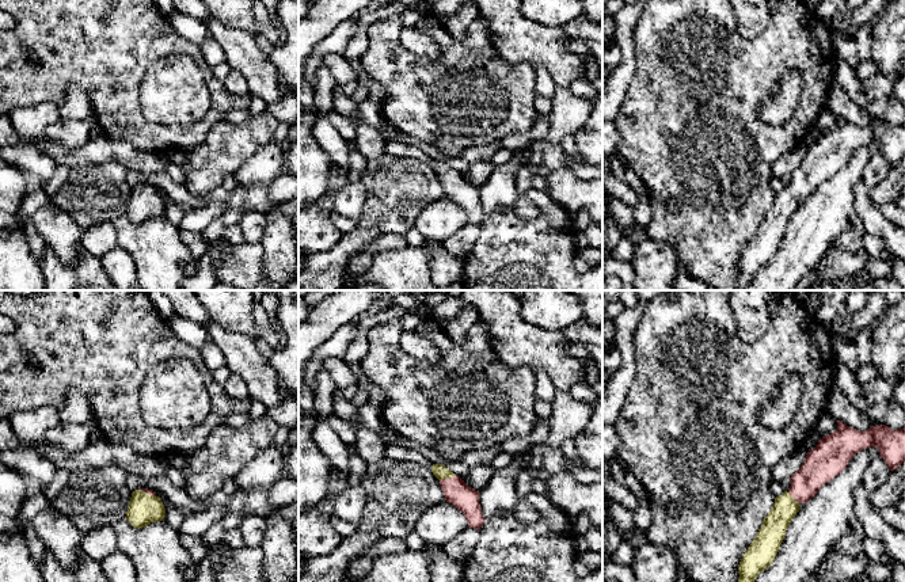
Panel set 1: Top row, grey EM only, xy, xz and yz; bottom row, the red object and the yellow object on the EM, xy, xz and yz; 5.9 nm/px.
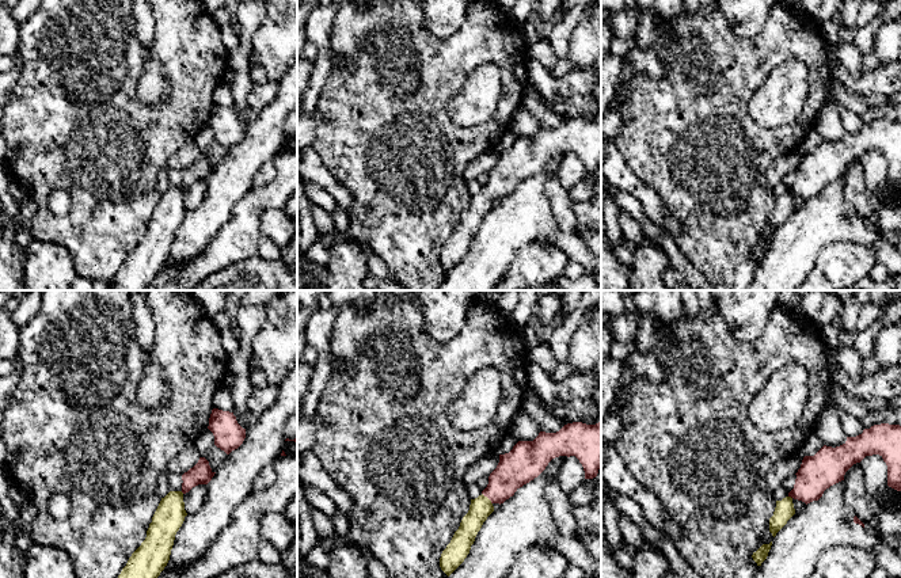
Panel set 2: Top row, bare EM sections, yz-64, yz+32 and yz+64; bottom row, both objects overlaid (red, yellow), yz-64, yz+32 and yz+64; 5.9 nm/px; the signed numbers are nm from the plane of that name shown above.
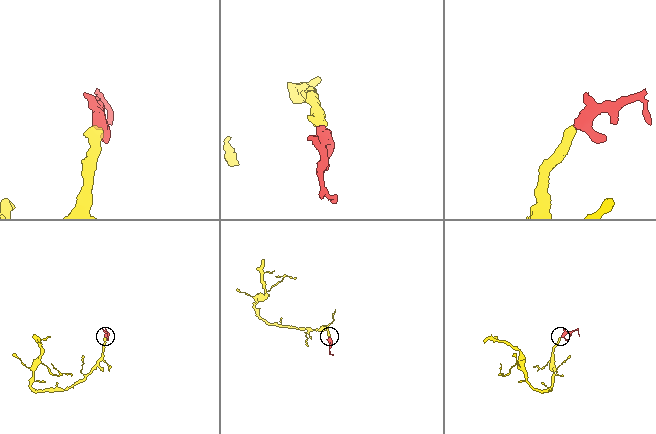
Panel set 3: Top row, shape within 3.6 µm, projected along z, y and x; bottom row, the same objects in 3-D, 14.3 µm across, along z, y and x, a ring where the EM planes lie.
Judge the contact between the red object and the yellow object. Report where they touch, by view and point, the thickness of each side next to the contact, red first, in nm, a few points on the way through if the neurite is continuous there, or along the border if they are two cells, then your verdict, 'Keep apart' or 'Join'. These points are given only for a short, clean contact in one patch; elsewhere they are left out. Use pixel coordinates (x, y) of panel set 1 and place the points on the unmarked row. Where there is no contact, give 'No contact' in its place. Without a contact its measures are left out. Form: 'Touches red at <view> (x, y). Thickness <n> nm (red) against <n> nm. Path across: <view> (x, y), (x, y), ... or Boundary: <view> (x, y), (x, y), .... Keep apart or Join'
Touches red at xz (448, 175). Thickness 150 nm (red) against 80 nm. Path across: xz (464, 194), (448, 175), (440, 167). Join

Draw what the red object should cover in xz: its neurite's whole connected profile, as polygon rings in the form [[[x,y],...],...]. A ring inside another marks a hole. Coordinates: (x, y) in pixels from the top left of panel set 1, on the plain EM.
[[[433,160],[433,171],[440,176],[445,197],[459,205],[467,214],[468,222],[480,225],[484,220],[479,199],[479,187],[468,183],[461,174],[441,160]]]

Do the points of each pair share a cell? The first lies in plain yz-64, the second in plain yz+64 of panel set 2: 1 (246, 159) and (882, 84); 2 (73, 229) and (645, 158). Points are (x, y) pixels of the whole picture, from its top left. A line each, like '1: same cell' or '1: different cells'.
1: different cells
2: same cell

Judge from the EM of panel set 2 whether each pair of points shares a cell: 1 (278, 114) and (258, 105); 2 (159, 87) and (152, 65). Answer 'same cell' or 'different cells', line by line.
1: different cells
2: same cell

